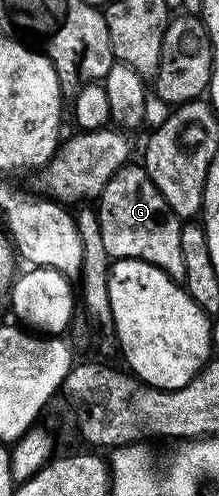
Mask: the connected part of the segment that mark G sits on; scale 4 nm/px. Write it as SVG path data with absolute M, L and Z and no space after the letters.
M130 162L103 186L95 201L97 232L101 235L101 248L113 260L142 260L163 270L178 282L184 281L183 249L179 243L182 217L176 216L174 205L159 194L155 182L140 163Z

